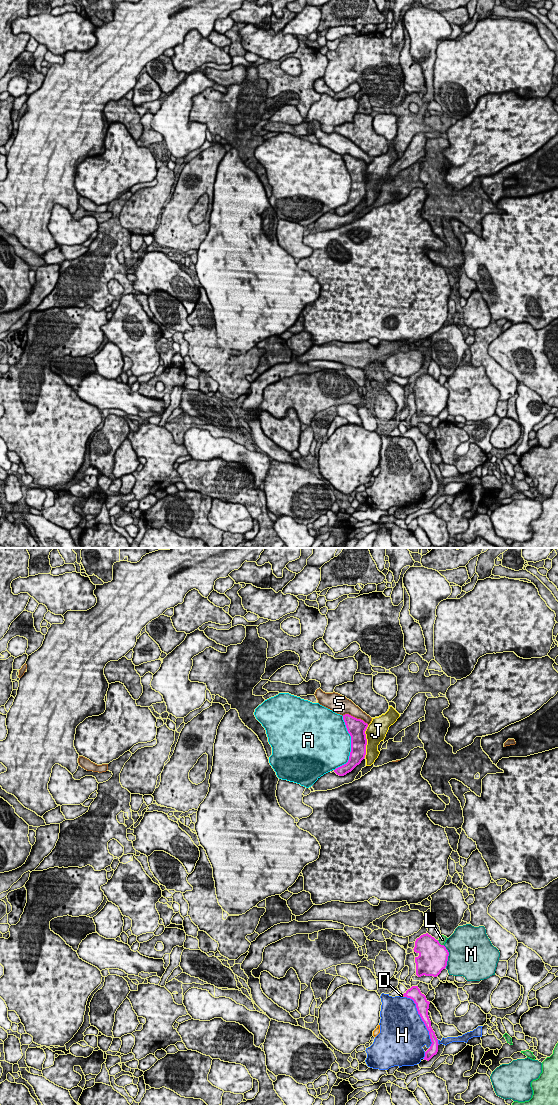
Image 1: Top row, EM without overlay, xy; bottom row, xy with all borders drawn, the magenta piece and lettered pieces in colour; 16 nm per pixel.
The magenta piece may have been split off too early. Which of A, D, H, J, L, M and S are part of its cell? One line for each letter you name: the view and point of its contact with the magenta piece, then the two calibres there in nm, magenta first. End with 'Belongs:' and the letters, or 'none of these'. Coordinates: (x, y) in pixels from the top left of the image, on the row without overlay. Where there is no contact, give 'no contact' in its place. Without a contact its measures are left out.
D: contact xy (403, 435); calibres 220 and 50 nm
Belongs: D

